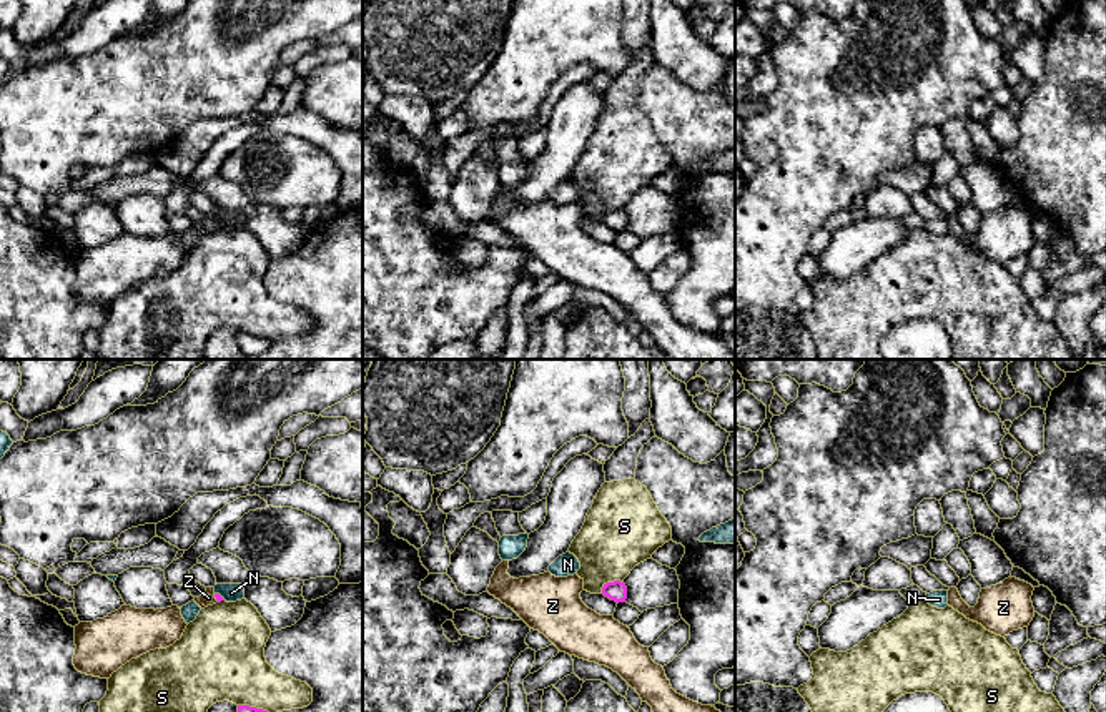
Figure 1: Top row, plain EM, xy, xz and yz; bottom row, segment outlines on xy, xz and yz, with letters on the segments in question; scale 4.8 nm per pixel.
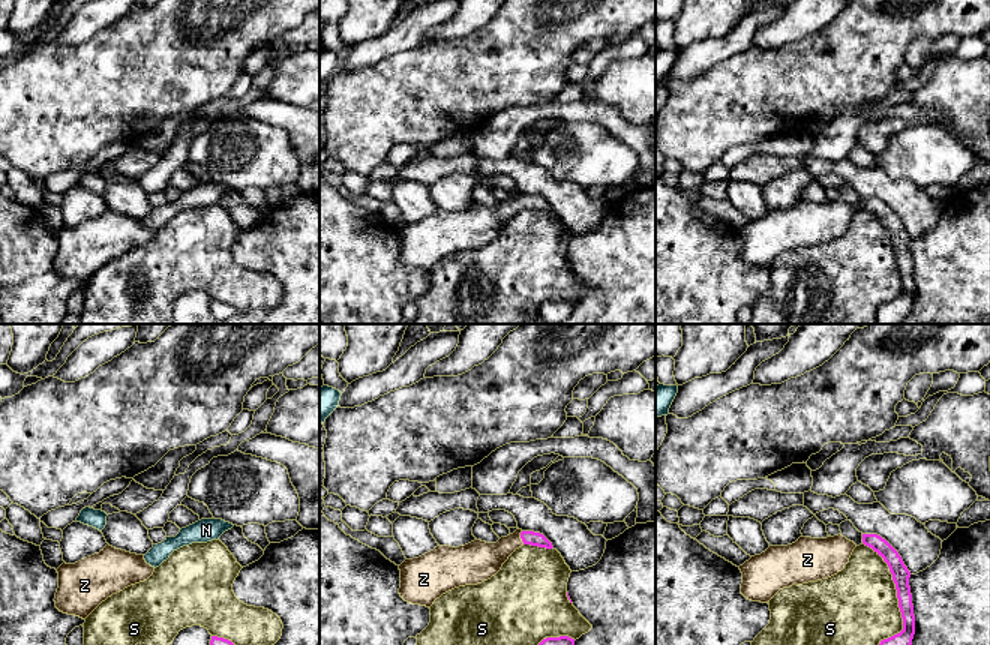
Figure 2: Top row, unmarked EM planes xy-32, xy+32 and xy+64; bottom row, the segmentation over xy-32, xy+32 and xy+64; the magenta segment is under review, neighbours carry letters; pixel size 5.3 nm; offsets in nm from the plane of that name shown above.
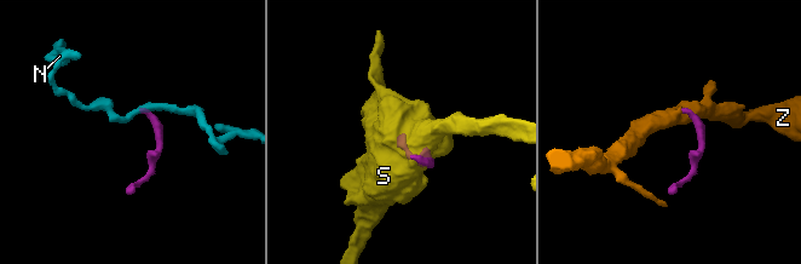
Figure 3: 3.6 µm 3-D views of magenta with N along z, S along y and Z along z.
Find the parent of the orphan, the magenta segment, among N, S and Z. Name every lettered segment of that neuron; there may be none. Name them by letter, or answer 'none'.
Z

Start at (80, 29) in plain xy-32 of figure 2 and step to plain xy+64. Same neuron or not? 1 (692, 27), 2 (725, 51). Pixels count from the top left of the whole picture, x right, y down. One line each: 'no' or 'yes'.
1: no
2: yes

